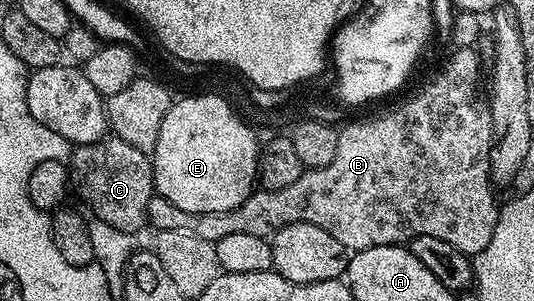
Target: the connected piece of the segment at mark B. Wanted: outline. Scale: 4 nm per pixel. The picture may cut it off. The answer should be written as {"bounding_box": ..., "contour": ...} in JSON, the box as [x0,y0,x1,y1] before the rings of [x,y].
{"bounding_box":[148,47,499,256],"contour":[[[474,47],[454,49],[452,51],[453,59],[450,62],[443,63],[441,71],[430,82],[423,83],[406,102],[401,102],[398,106],[383,111],[382,114],[369,114],[366,118],[357,118],[354,122],[347,123],[345,127],[340,127],[337,135],[337,147],[335,148],[335,160],[331,160],[331,164],[327,164],[323,168],[306,169],[299,176],[299,180],[295,180],[295,184],[278,190],[254,189],[253,193],[247,196],[247,200],[239,208],[227,212],[207,212],[206,214],[188,214],[183,212],[183,208],[175,208],[175,204],[171,204],[171,200],[155,196],[149,202],[148,225],[150,227],[153,225],[154,231],[166,230],[167,228],[189,229],[191,232],[195,232],[195,236],[203,236],[203,240],[215,244],[219,240],[223,240],[223,236],[231,236],[234,232],[247,232],[250,236],[269,238],[287,224],[310,222],[315,224],[315,228],[323,228],[323,232],[331,232],[331,236],[335,236],[335,240],[339,240],[339,244],[343,244],[346,251],[349,252],[366,250],[372,246],[408,244],[415,236],[439,236],[439,240],[447,240],[447,244],[459,248],[459,252],[470,256],[483,252],[483,248],[487,248],[487,244],[491,244],[491,236],[495,232],[499,201],[497,202],[496,196],[493,195],[495,183],[489,177],[489,157],[493,147],[493,121],[486,103],[482,99],[481,102],[477,99],[477,81],[481,78],[481,58],[476,52],[477,50]]]}

